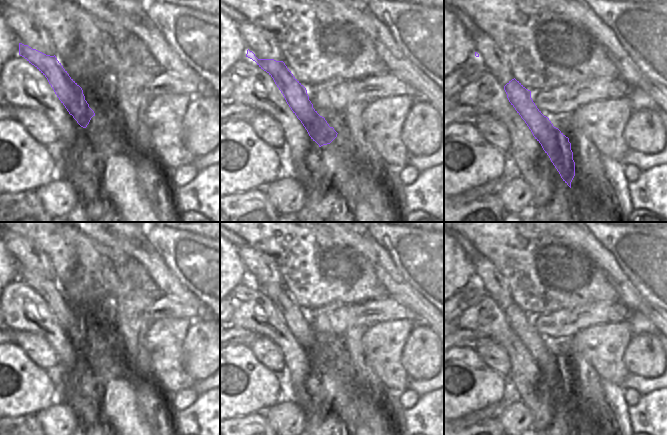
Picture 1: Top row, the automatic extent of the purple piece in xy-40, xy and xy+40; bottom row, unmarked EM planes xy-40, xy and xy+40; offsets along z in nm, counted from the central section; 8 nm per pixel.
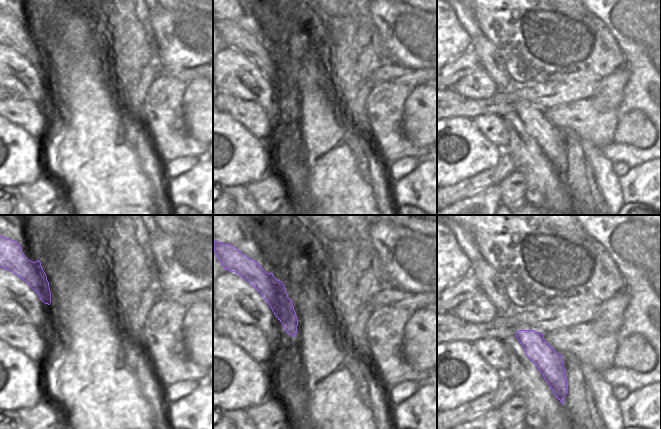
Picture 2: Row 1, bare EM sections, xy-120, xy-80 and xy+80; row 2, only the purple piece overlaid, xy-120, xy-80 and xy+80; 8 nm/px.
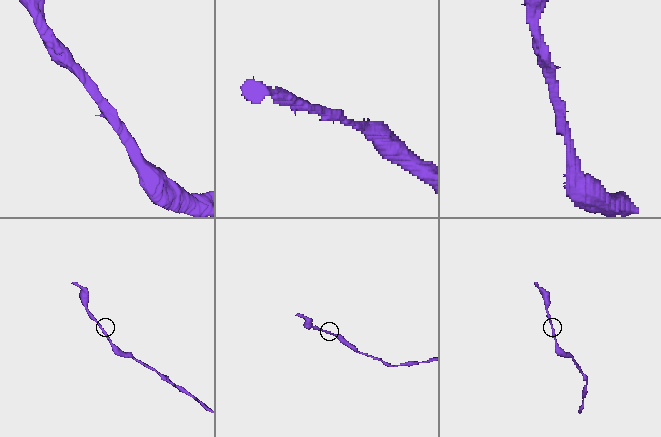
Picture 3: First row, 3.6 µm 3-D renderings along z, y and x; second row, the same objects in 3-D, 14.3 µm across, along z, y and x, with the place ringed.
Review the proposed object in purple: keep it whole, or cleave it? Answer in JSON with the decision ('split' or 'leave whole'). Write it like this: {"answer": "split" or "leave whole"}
{"answer": "leave whole"}

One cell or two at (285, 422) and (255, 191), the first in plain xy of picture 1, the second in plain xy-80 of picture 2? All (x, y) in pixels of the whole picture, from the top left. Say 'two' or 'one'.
one

